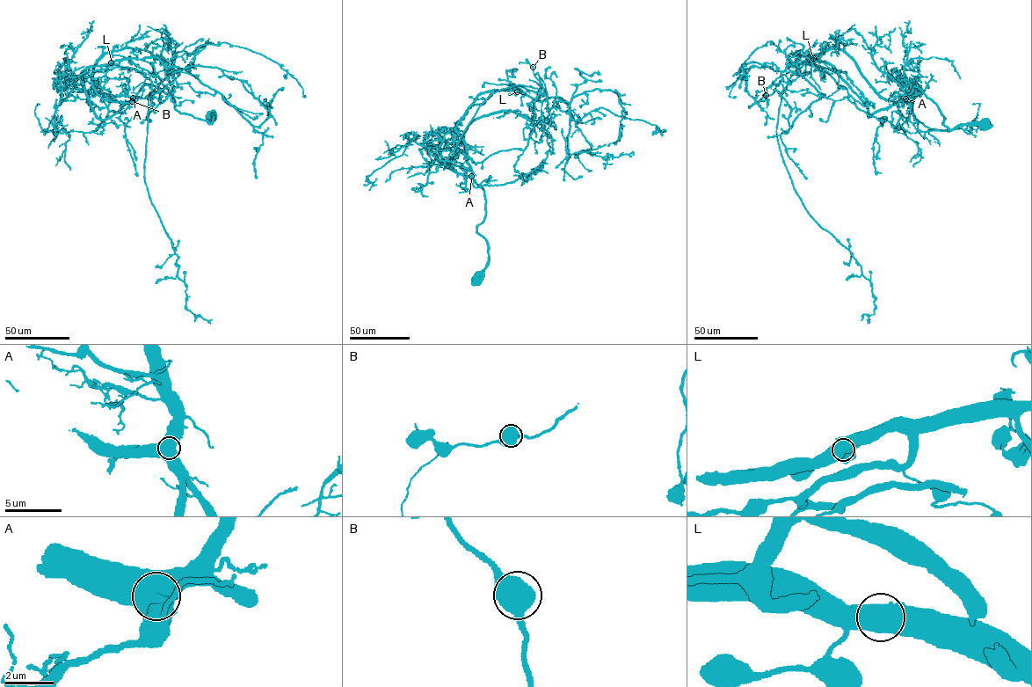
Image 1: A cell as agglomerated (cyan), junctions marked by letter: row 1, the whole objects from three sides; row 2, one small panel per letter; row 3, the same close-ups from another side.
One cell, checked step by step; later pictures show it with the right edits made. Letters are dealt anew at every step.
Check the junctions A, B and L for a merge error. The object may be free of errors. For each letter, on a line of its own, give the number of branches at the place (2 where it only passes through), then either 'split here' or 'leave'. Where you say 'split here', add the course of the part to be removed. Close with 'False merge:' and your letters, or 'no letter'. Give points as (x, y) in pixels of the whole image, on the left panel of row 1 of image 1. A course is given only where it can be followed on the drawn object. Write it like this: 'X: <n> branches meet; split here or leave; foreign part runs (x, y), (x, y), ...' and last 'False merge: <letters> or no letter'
A: 2 branches meet; leave
B: 2 branches meet; leave
L: 2 branches meet; leave
False merge: no letter

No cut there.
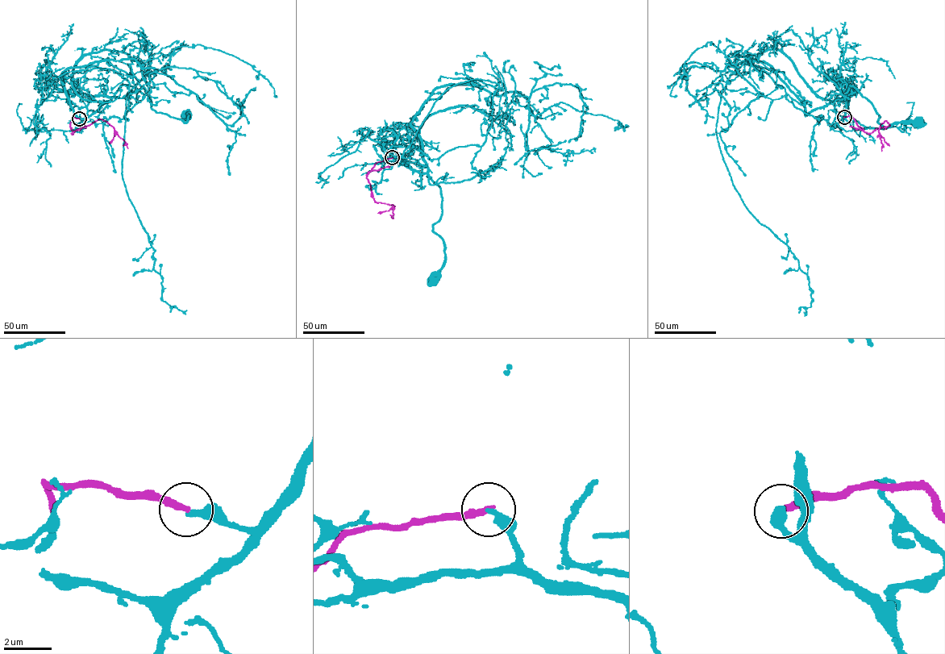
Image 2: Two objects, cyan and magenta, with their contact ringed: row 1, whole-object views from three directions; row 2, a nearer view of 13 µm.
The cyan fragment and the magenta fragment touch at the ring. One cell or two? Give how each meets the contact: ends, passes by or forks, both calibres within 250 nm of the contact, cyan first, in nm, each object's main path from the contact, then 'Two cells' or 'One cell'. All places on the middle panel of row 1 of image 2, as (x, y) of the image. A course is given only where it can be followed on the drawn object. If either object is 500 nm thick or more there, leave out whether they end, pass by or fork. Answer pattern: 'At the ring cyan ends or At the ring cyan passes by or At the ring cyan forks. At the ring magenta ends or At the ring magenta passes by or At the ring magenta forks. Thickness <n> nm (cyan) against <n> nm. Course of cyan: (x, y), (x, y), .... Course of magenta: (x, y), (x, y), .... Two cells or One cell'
At the ring cyan ends. At the ring magenta ends. Thickness 280 nm (cyan) against 260 nm. Course of cyan: (392, 158), (426, 173), (440, 189), (442, 213), (432, 229), (442, 239), (445, 257), (433, 278). Course of magenta: (392, 158), (376, 163), (366, 178), (374, 201), (394, 206), (392, 218). Two cells

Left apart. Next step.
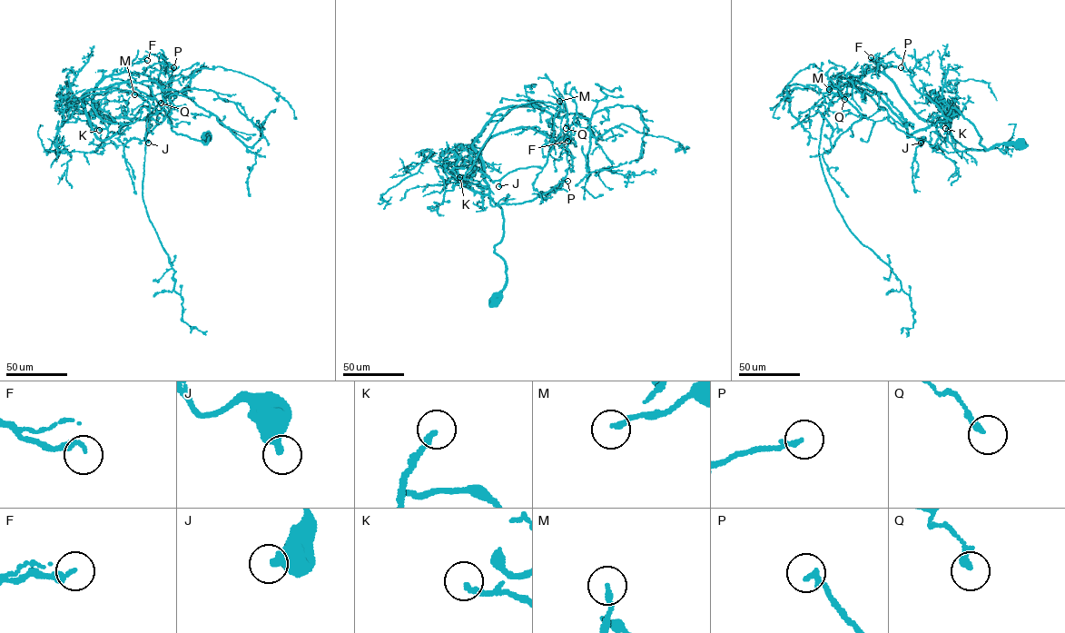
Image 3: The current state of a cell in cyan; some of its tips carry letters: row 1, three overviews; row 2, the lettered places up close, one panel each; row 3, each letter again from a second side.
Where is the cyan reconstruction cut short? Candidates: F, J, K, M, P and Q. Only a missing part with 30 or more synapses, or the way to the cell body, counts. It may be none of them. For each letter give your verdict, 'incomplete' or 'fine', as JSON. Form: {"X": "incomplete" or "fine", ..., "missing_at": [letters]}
{"F": "fine", "J": "fine", "K": "fine", "M": "fine", "P": "fine", "Q": "fine", "missing_at": []}

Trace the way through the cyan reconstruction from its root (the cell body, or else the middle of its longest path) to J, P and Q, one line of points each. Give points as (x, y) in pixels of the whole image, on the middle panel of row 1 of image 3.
J: (495, 300), (507, 278), (494, 251), (501, 209), (468, 184), (438, 184), (455, 167), (476, 168), (498, 186)
P: (495, 300), (507, 275), (494, 251), (503, 214), (490, 198), (492, 206), (521, 203), (567, 181)
Q: (495, 300), (507, 280), (494, 251), (504, 222), (481, 151), (511, 130), (557, 141), (567, 120), (566, 128)

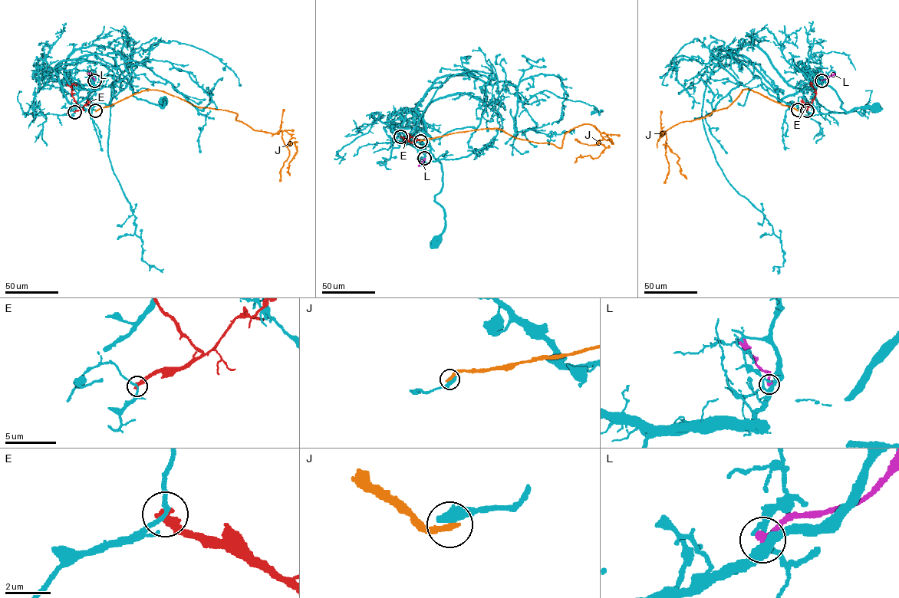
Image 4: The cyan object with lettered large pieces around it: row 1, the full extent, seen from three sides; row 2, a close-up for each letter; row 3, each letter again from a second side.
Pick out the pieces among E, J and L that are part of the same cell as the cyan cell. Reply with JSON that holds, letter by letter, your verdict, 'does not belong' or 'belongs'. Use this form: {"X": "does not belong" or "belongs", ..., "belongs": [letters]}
{"E": "does not belong", "J": "does not belong", "L": "does not belong", "belongs": []}

